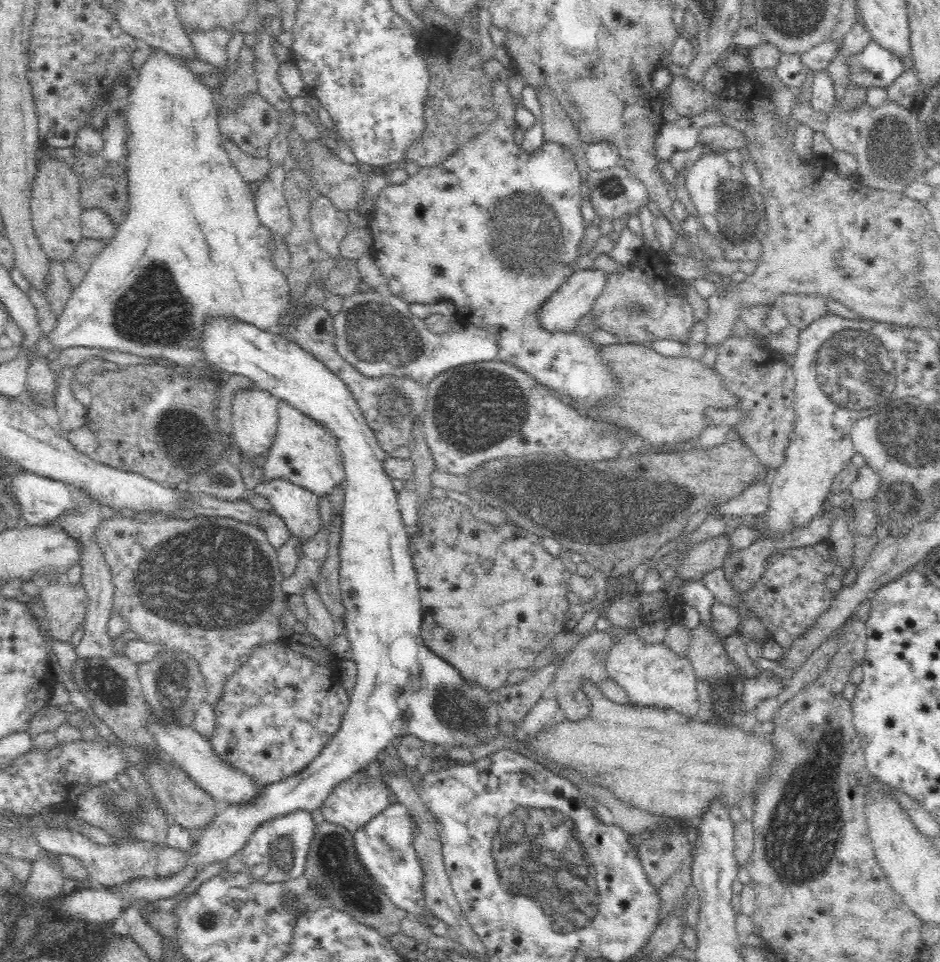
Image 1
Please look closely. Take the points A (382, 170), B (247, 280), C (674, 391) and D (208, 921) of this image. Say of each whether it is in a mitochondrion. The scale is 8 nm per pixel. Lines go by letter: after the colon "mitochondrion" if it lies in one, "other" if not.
A: other
B: other
C: other
D: mitochondrion

